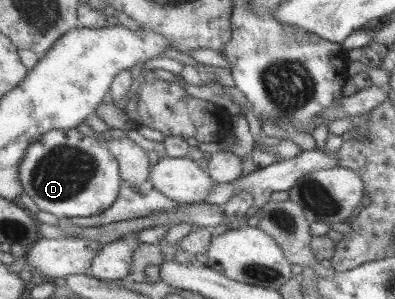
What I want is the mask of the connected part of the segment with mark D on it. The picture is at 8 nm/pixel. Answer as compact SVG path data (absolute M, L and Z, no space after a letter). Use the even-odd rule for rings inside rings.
M78 128L54 129L32 143L21 162L21 181L26 196L30 196L39 210L56 217L87 217L104 213L118 197L124 182L121 180L121 164L109 147L92 136L85 136Z

